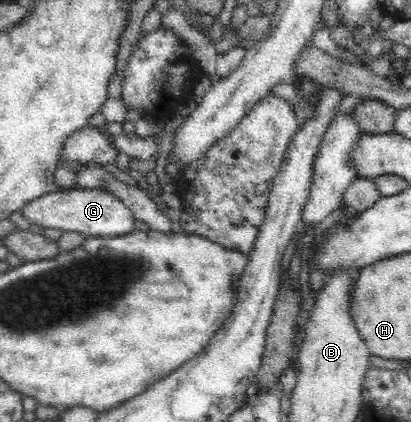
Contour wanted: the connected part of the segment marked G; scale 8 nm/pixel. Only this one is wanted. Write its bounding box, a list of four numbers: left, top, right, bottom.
[21,189,135,237]

